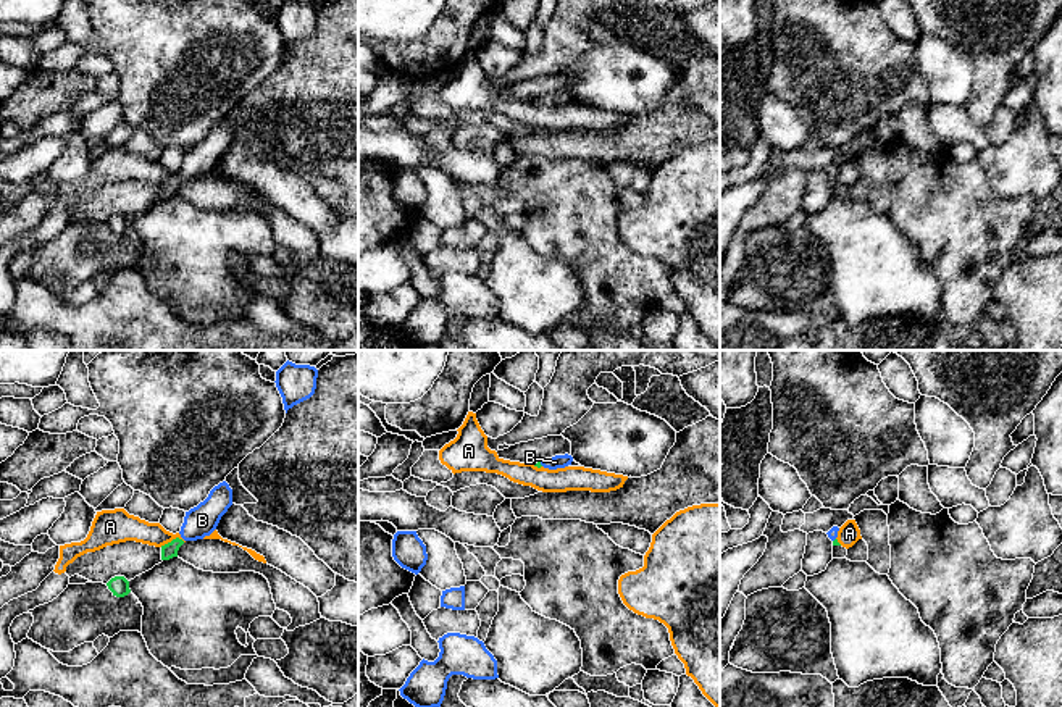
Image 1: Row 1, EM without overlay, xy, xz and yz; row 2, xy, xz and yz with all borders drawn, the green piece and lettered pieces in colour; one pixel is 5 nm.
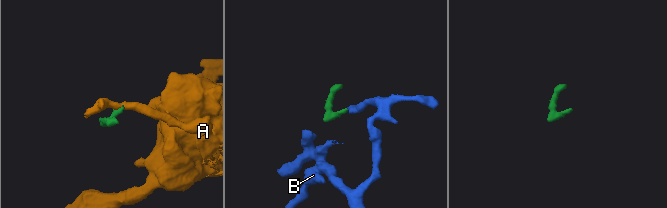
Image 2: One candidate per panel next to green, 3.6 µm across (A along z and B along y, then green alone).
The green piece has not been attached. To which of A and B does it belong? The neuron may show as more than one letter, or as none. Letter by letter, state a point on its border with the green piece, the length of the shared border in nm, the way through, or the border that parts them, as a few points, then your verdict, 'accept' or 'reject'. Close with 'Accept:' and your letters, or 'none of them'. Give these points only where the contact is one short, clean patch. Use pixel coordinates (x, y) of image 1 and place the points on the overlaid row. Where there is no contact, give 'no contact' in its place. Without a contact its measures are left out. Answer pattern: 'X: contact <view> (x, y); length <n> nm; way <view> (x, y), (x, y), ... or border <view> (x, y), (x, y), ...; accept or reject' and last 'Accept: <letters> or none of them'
A: contact xy (173, 539); length 130 nm; border xy (184, 541), (176, 538), (160, 546); reject
B: contact xz (539, 464); length 30 nm; way xz (538, 464), (539, 464), (556, 462); accept
Accept: B

